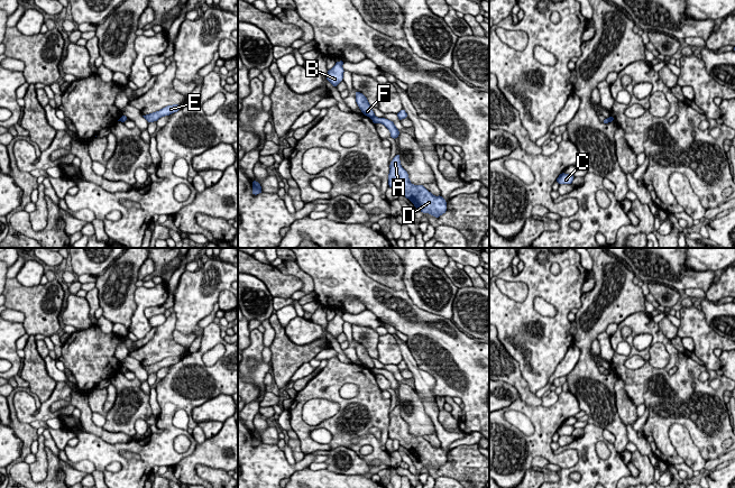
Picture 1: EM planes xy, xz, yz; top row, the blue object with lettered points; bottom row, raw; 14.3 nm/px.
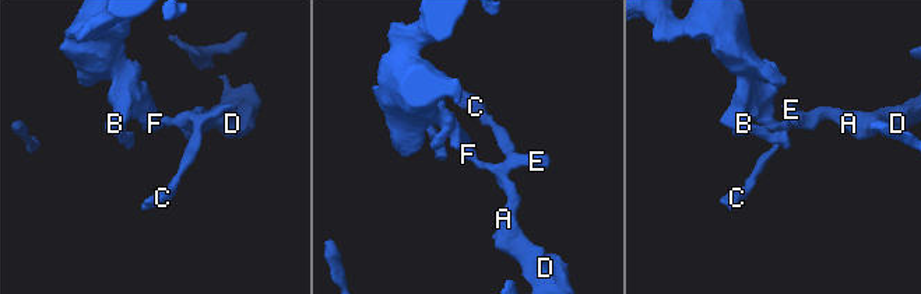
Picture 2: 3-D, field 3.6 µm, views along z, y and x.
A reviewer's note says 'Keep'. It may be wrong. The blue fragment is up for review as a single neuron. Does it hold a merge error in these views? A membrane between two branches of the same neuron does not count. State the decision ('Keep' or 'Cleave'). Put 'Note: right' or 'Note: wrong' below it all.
Cleave
Note: wrong

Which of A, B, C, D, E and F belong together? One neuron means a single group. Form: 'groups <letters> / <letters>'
groups A C D E / B F

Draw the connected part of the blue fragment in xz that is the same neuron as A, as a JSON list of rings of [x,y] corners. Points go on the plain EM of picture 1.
[[[399,405],[394,408],[389,418],[389,439],[397,440],[423,464],[430,464],[435,469],[445,464],[447,453],[441,446],[434,448],[423,436],[413,436],[410,433],[407,423],[401,417]]]

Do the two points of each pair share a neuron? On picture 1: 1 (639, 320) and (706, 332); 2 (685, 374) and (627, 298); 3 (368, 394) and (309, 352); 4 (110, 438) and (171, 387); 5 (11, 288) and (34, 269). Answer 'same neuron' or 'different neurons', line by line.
1: different neurons
2: different neurons
3: different neurons
4: different neurons
5: different neurons

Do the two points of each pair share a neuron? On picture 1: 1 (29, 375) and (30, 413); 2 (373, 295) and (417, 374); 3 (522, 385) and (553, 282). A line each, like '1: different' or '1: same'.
1: different
2: different
3: different

